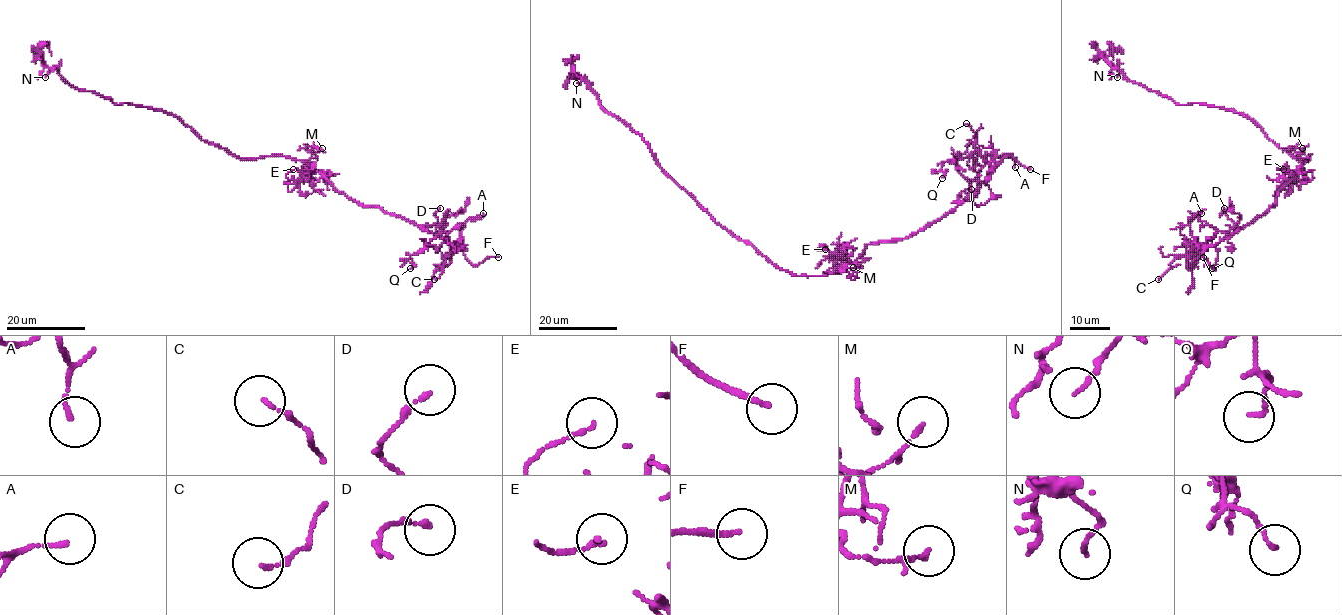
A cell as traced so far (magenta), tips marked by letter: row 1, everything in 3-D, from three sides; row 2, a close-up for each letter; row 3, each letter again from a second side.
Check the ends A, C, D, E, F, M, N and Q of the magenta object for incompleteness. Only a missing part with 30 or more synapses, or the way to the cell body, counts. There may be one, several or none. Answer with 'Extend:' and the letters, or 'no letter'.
Extend: F

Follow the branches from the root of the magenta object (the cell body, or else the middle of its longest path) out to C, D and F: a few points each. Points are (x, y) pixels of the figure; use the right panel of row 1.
C: (1303, 158), (1310, 155), (1263, 215), (1216, 244), (1199, 244), (1185, 256), (1177, 257), (1158, 279)
D: (1303, 158), (1310, 155), (1297, 174), (1279, 190), (1274, 205), (1249, 224), (1240, 229), (1223, 212), (1224, 208)
F: (1303, 158), (1310, 155), (1279, 190), (1273, 206), (1240, 230), (1211, 244), (1190, 266), (1203, 257)

